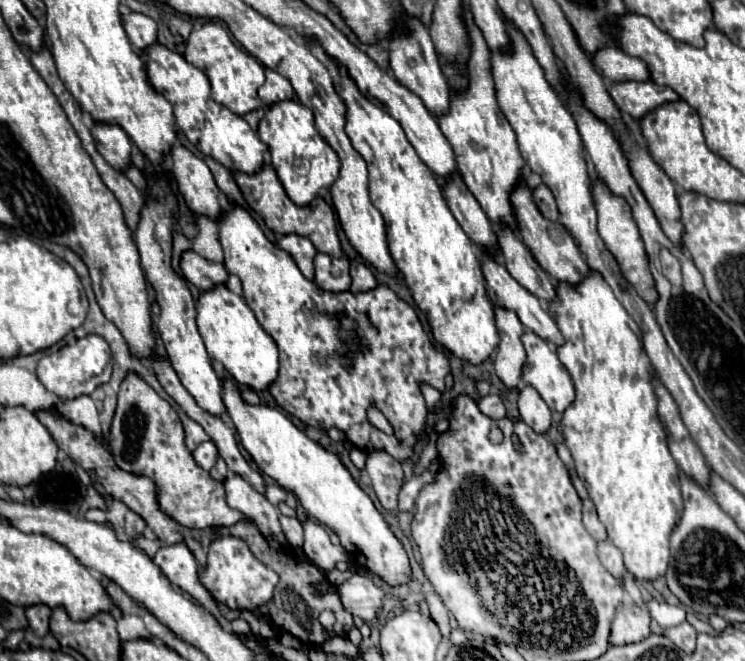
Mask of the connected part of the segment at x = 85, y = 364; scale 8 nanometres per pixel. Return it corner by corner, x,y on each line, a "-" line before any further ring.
89,334
85,338
79,338
73,346
63,346
59,352
45,354
37,364
37,378
49,392
61,398
77,398
83,394
91,394
97,386
109,382
111,368
113,354
109,344
97,334

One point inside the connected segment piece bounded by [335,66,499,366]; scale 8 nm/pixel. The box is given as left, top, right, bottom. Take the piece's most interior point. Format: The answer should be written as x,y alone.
435,257

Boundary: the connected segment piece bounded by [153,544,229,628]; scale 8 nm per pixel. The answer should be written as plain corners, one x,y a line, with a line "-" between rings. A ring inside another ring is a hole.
173,544
173,546
163,546
159,548
159,552
155,554
153,562
161,568
161,572
181,590
185,590
187,594
191,594
197,602
201,602
205,608
209,608
209,612
213,612
217,616
217,620
223,624
223,628
229,628
229,620
225,620
215,602
211,600
211,596
205,592
205,588
201,588
201,582
197,580
197,560
191,554
191,550
185,544

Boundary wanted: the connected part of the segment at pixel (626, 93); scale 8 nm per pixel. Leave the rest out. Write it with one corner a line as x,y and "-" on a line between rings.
615,82
615,84
611,84
609,94
611,94
613,102
617,104
617,108
623,114
629,114
633,120
641,120
643,116
647,116
655,108
659,108
659,106
663,106
667,102
679,100
679,94
675,90
671,90
669,86
659,86
655,82

